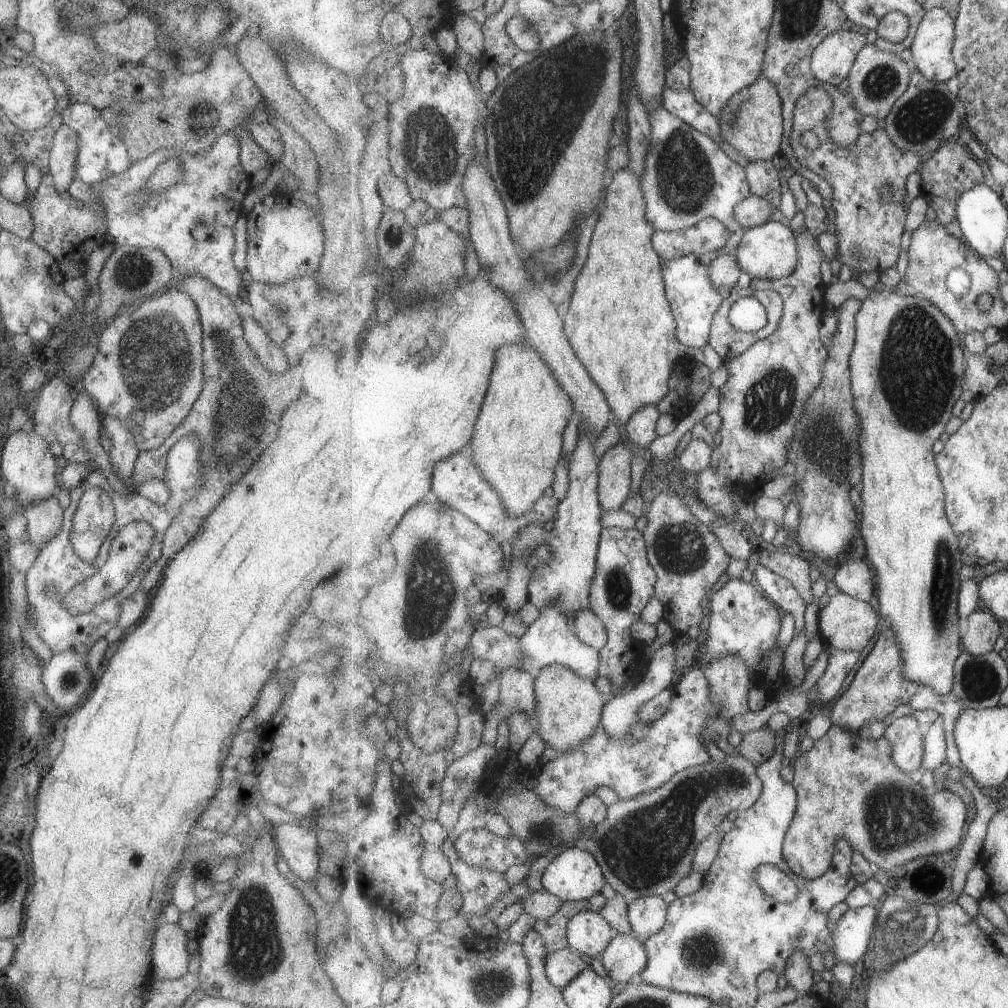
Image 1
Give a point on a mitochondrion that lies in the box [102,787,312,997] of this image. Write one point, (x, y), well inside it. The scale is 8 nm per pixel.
(254, 950)

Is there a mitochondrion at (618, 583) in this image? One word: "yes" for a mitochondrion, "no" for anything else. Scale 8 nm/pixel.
yes

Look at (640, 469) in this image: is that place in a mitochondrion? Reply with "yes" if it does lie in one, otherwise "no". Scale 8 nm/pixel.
no

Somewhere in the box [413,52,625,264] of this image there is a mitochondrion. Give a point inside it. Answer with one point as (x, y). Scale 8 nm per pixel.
(532, 163)

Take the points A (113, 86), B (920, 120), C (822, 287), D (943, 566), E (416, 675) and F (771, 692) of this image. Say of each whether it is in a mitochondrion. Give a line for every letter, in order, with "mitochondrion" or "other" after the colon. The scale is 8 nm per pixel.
A: other
B: mitochondrion
C: other
D: mitochondrion
E: other
F: other

